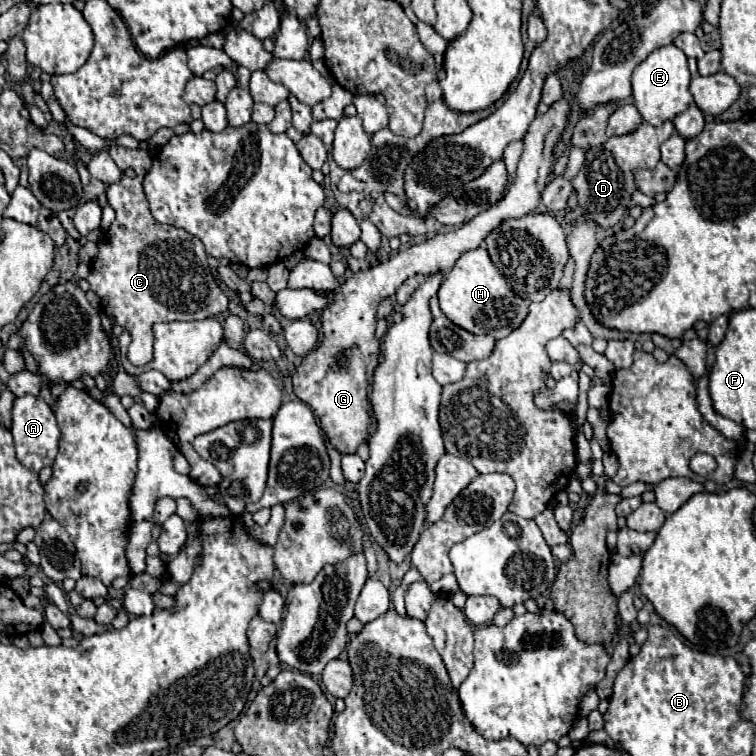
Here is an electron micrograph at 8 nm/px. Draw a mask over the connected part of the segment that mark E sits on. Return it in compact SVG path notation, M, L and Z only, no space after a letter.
M663 46L651 52L633 72L633 102L641 118L651 126L661 126L665 120L673 120L677 114L689 108L693 96L689 92L689 68L687 56L679 48Z

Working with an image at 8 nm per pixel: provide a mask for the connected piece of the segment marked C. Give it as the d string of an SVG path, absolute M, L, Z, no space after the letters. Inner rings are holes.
M123 174L123 178L107 188L109 204L113 206L117 218L113 220L111 228L105 232L103 240L99 242L99 254L91 264L91 274L87 278L91 290L99 296L101 308L107 314L113 314L115 324L123 326L131 334L129 344L129 360L135 366L145 366L153 358L154 336L151 326L155 322L171 322L171 320L201 320L209 316L223 314L229 308L229 298L219 288L209 264L207 254L201 240L195 240L189 232L173 226L159 224L151 212L147 198L143 194L143 178L135 176L129 178Z

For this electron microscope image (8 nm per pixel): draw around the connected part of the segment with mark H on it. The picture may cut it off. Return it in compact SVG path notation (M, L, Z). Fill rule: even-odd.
M485 246L465 252L449 274L445 274L439 288L439 306L443 314L459 328L471 334L487 334L495 340L509 336L527 318L529 302L515 294L499 268L491 262Z

